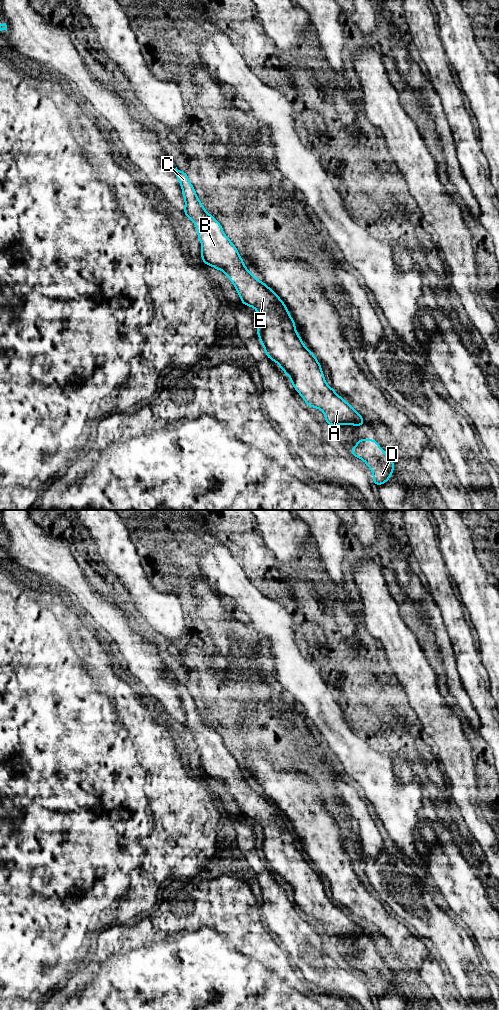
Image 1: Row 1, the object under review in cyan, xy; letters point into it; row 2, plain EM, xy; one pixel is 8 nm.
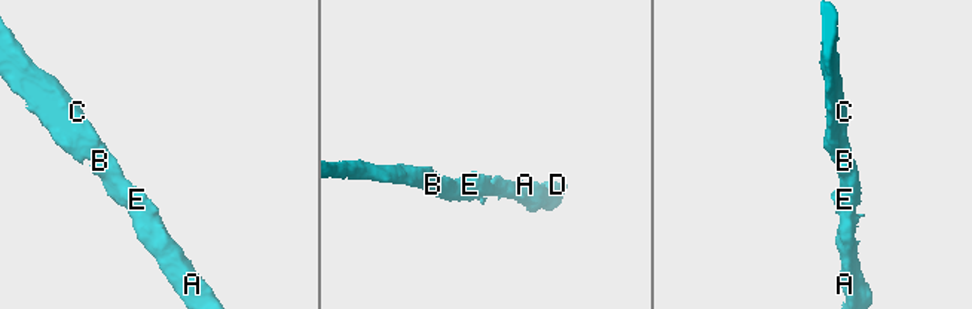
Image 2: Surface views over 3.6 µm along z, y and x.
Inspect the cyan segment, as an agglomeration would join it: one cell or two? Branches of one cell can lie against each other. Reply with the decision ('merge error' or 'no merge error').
no merge error

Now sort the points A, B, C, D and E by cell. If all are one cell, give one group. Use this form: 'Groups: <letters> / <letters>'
Groups: A B C D E

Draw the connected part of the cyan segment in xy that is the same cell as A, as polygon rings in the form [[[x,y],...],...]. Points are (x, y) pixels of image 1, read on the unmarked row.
[[[176,679],[175,687],[181,696],[185,710],[186,717],[183,724],[196,737],[198,752],[203,756],[201,761],[203,776],[224,783],[237,801],[241,814],[246,818],[252,818],[259,824],[257,846],[265,861],[266,868],[280,877],[280,880],[289,888],[295,902],[303,909],[306,916],[312,920],[319,920],[324,924],[325,934],[328,937],[333,937],[337,940],[339,936],[357,937],[359,939],[365,936],[362,928],[343,912],[334,901],[327,897],[318,872],[304,858],[299,846],[295,843],[296,836],[284,814],[272,801],[247,782],[235,757],[223,745],[221,736],[205,723],[186,684],[182,684]]]

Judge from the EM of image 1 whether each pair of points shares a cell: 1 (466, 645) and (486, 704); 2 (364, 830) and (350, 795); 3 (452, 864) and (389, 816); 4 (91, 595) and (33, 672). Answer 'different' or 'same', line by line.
1: same
2: same
3: different
4: different

